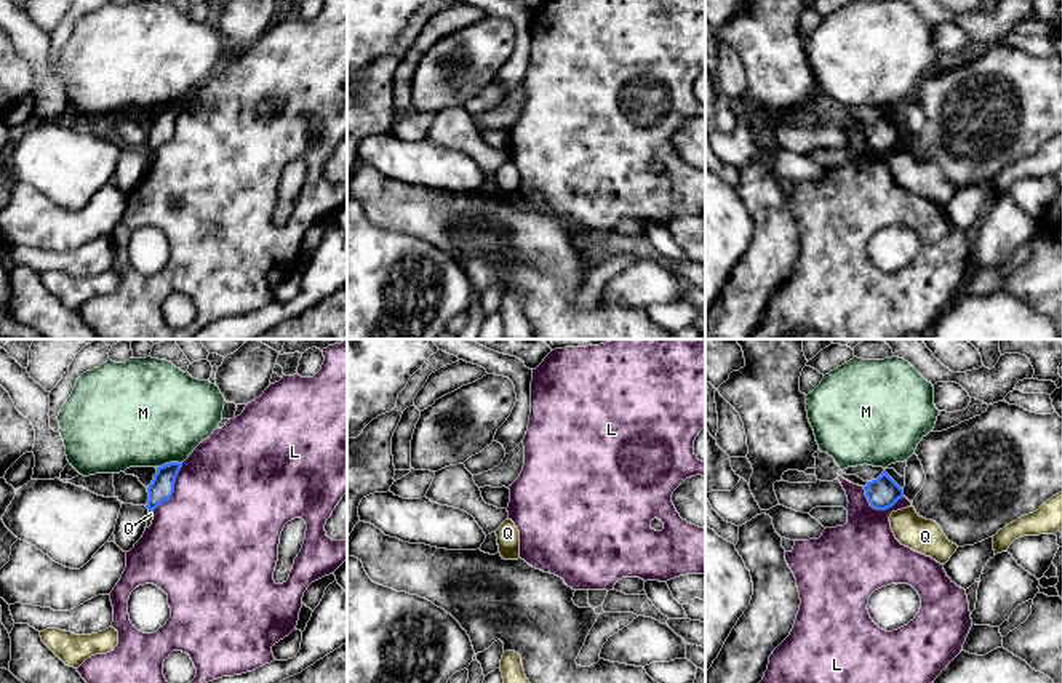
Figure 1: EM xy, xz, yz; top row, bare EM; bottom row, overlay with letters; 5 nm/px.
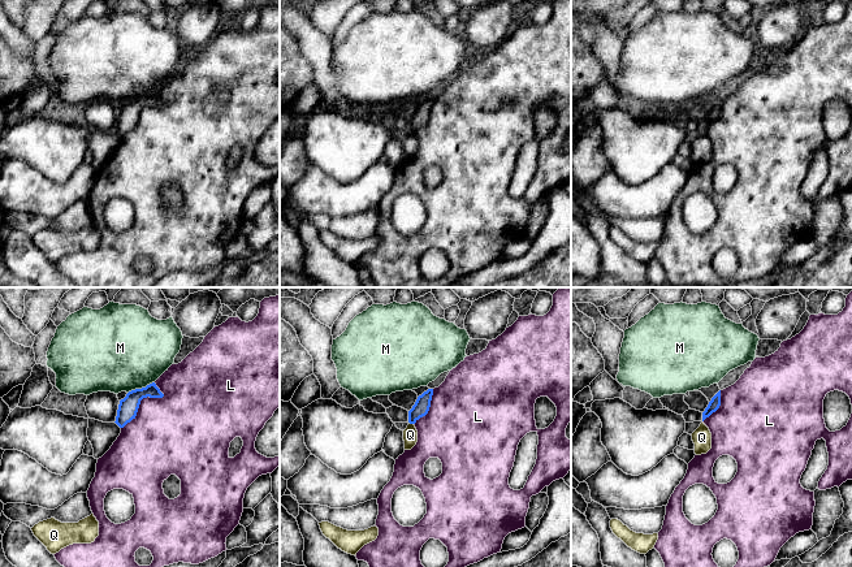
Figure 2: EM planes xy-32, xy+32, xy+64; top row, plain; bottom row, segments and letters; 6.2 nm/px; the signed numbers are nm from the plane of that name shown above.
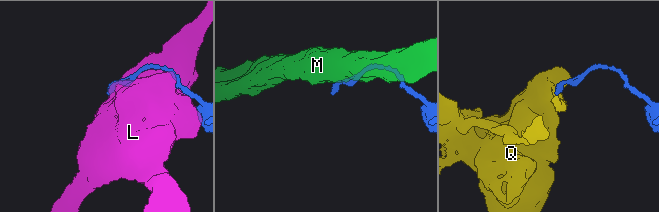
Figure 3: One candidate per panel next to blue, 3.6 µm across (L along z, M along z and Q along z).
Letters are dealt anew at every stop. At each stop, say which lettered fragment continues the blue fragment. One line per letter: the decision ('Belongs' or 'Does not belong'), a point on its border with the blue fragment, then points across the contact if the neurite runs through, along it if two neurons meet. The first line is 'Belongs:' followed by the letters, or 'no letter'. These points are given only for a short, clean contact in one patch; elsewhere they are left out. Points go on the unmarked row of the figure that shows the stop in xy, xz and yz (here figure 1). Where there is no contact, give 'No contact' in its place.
Belongs: no letter
L: Does not belong. Touches blue at xy (173, 131)
M: Does not belong. Touches blue at xy (170, 104)
Q: Does not belong. Touches blue at xy (151, 151). Boundary: xy (149, 151), (152, 154)

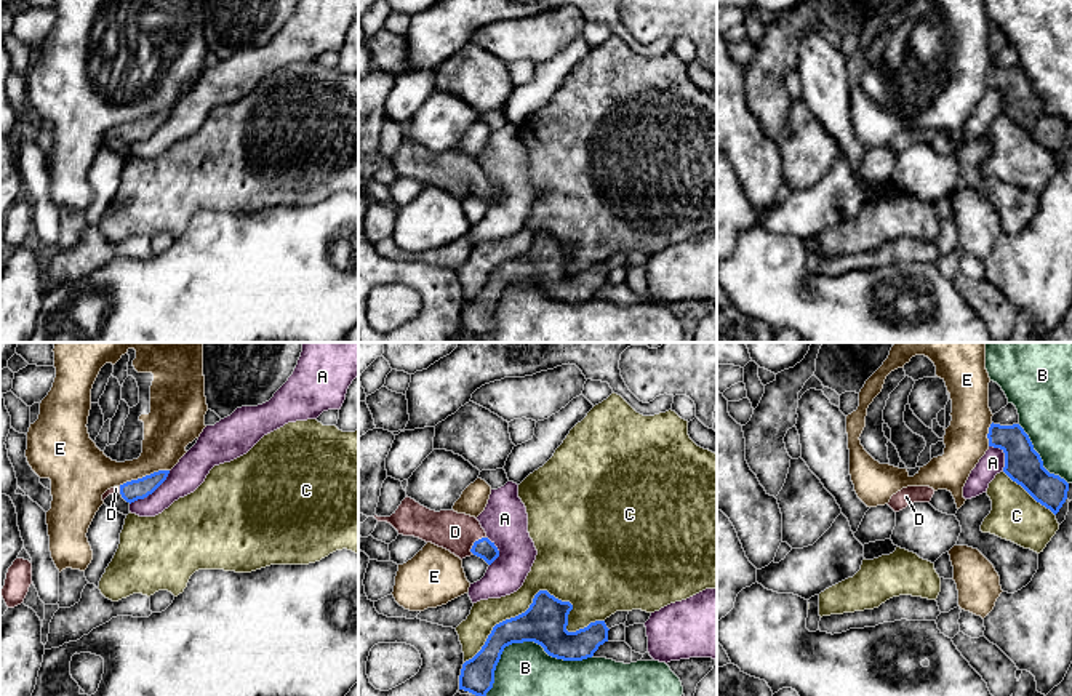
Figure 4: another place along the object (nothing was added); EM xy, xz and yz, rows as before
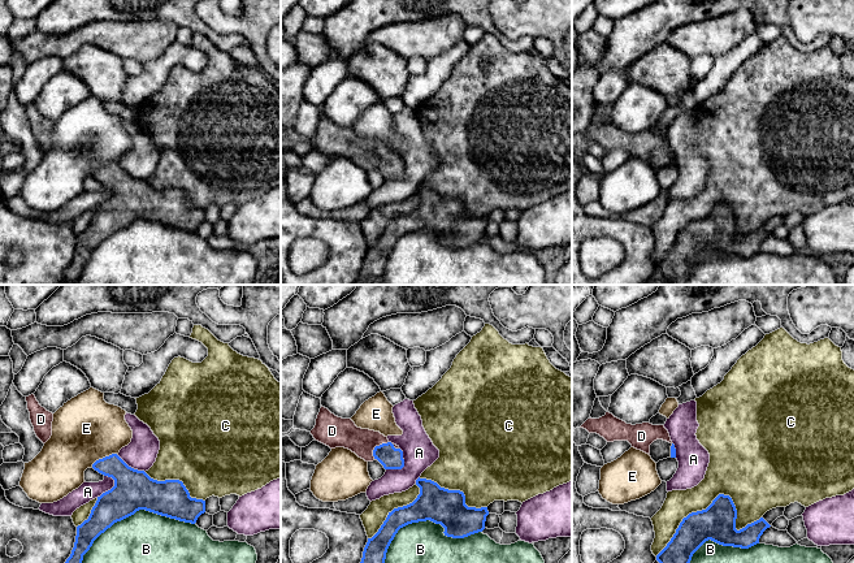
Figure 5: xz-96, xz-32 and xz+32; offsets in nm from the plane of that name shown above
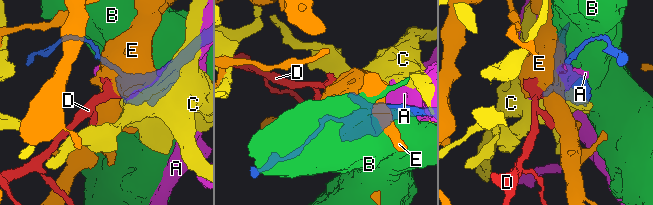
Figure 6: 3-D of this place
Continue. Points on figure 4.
Belongs: D
A: Does not belong. Touches blue at xy (151, 135)
B: Does not belong. Touches blue at xz (524, 282)
C: Does not belong. Touches blue at xz (541, 232)
D: Belongs. Touches blue at xz (474, 184). Path across: xz (484, 189), (474, 184), (455, 173)
E: Does not belong. Touches blue at xy (143, 119)

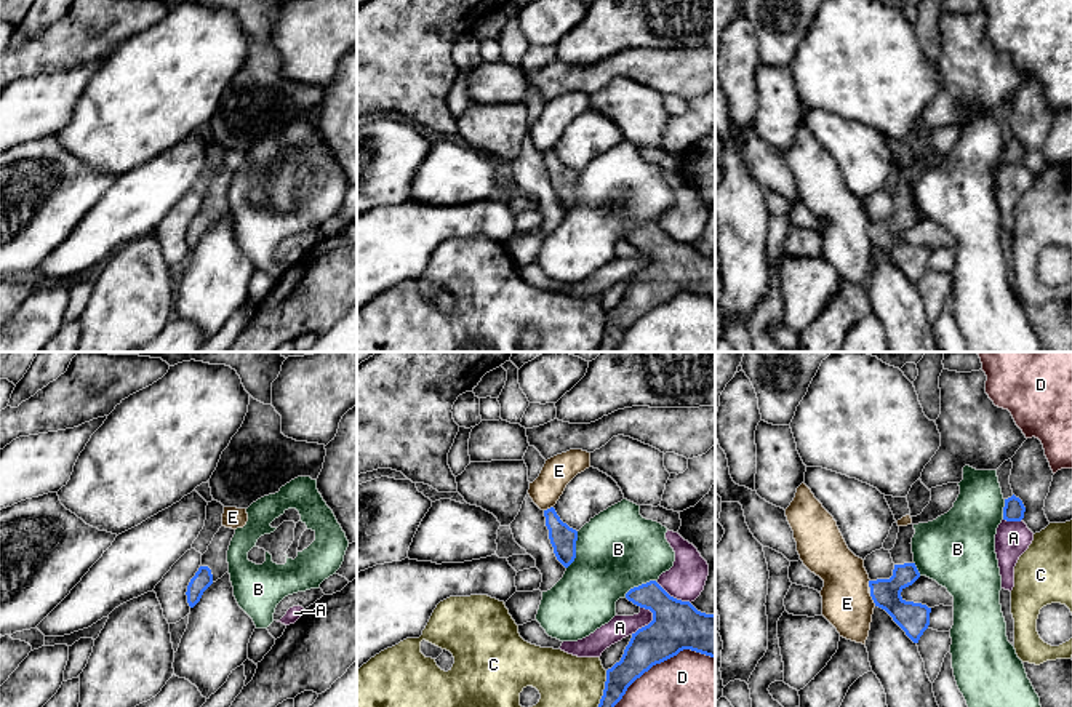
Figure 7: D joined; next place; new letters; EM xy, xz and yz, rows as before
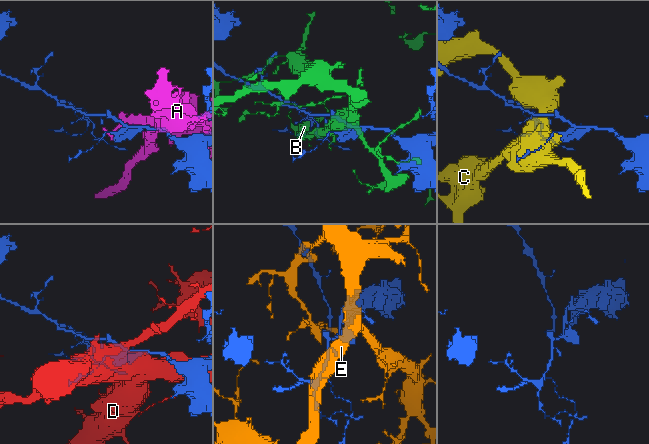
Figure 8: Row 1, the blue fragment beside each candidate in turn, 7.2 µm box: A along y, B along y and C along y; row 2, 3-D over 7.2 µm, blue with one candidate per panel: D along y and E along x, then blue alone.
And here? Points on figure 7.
Belongs: no letter
A: Does not belong. Touches blue at xz (648, 266)
B: Does not belong. Touches blue at xz (575, 192)
C: Does not belong. Touches blue at xz (604, 331)
D: Does not belong. Touches blue at xz (660, 304)
E: Does not belong. Touches blue at yz (872, 240). Boundary: yz (869, 235), (876, 247)

